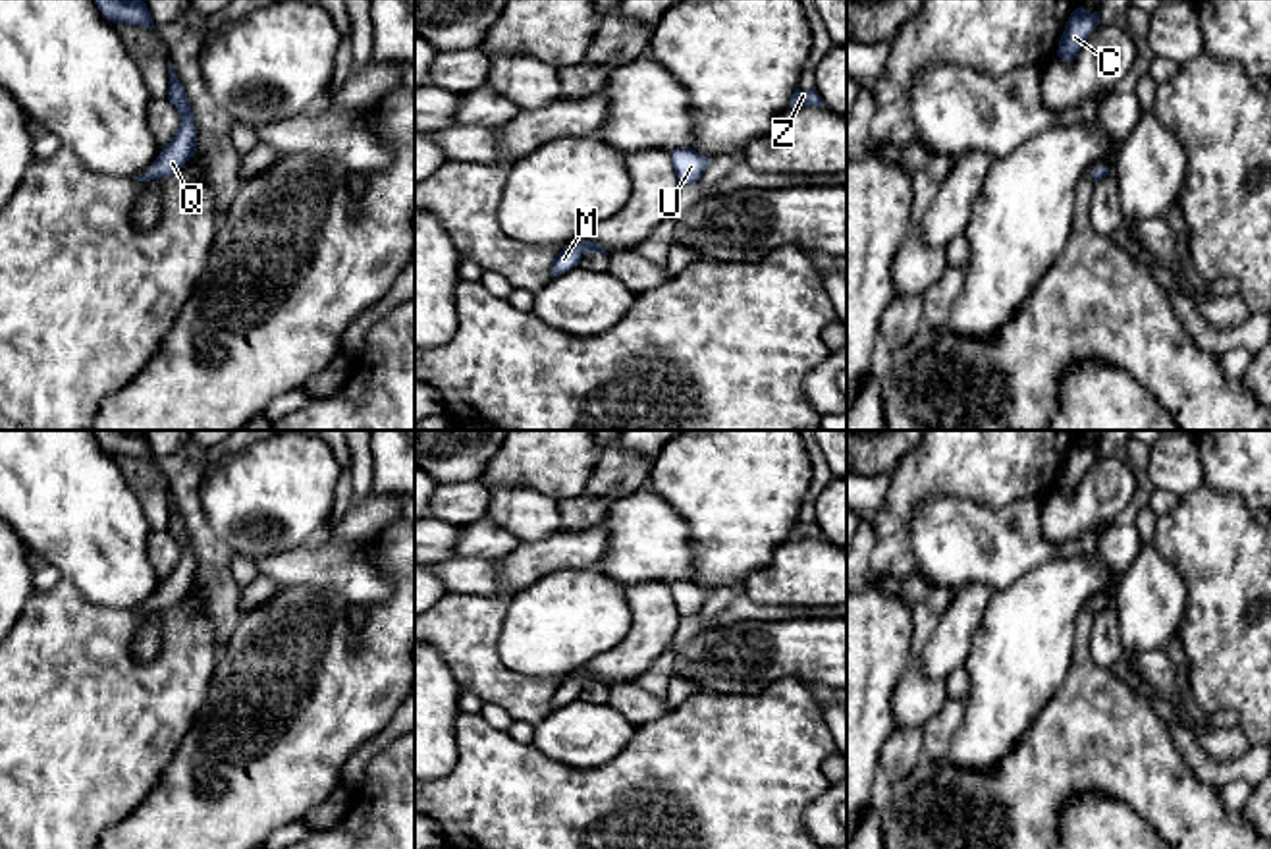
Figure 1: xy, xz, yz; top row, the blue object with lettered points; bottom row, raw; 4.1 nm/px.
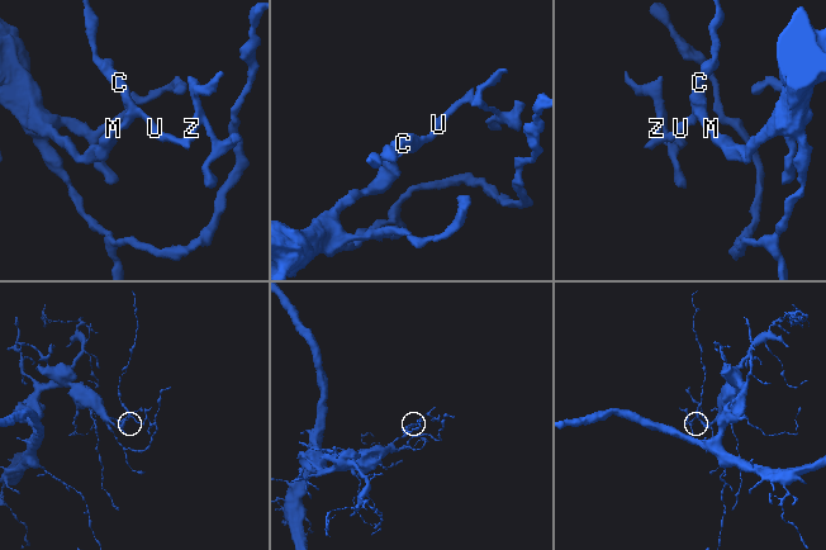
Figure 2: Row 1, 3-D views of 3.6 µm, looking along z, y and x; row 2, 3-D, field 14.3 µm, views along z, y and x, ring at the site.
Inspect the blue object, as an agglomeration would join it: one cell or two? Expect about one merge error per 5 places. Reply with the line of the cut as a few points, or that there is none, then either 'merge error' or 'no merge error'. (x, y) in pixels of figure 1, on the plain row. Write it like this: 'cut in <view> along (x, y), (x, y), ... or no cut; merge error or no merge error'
no cut; no merge error

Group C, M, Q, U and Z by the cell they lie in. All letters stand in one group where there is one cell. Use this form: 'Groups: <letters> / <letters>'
Groups: C M Q U Z

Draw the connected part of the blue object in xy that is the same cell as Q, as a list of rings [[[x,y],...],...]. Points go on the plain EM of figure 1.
[[[170,494],[170,523],[168,533],[176,538],[181,548],[181,556],[174,571],[160,583],[147,606],[139,606],[137,614],[150,614],[170,610],[179,604],[185,594],[197,585],[197,560],[195,550],[187,533],[187,527],[174,506]]]

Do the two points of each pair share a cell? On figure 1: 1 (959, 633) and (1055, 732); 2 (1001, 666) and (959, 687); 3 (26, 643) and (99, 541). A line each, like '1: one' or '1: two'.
1: two
2: two
3: two

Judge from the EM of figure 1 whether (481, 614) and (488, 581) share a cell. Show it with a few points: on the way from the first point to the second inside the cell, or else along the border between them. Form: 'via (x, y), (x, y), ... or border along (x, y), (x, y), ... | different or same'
border along (446, 591), (504, 595), (508, 599) | different

